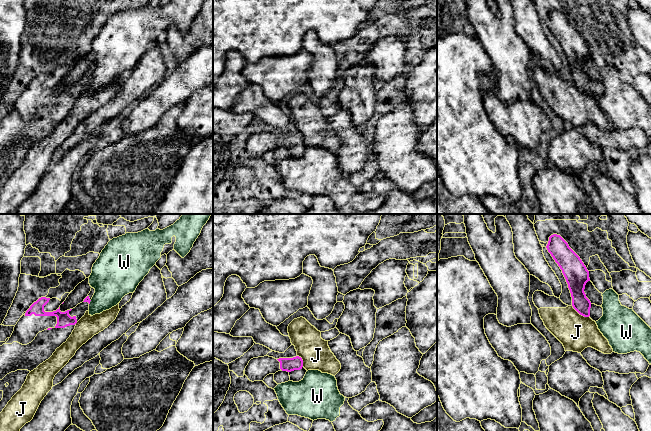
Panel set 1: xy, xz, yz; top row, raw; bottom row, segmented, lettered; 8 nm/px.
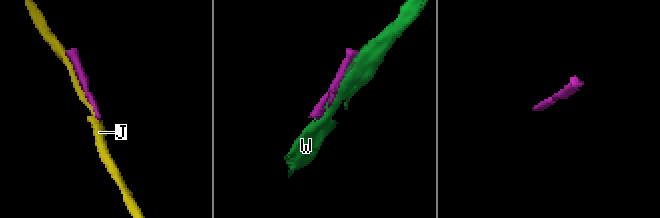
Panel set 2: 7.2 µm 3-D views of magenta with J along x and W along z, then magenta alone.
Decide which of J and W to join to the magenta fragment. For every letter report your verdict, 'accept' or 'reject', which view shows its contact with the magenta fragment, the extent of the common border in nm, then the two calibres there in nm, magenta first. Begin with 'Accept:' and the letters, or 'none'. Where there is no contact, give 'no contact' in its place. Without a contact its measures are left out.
Accept: none
J: reject; contact in yz; length 170 nm; calibres 140 and 280 nm
W: reject; contact in xy; length 40 nm; calibres 50 and 300 nm

